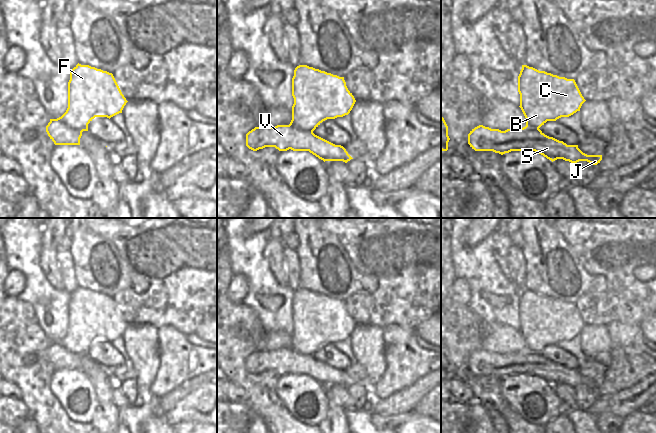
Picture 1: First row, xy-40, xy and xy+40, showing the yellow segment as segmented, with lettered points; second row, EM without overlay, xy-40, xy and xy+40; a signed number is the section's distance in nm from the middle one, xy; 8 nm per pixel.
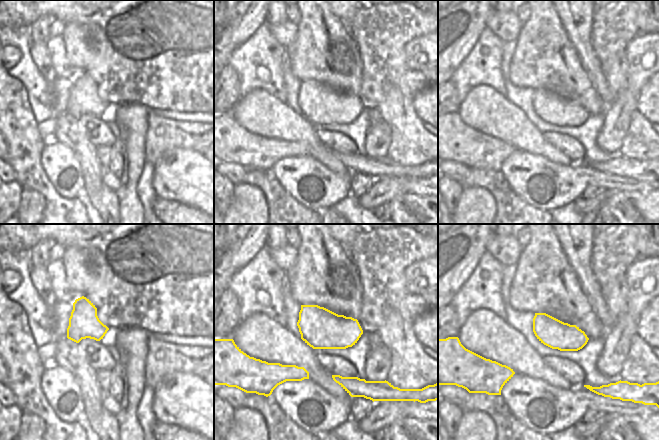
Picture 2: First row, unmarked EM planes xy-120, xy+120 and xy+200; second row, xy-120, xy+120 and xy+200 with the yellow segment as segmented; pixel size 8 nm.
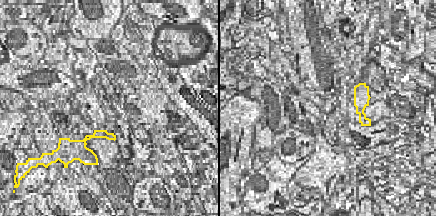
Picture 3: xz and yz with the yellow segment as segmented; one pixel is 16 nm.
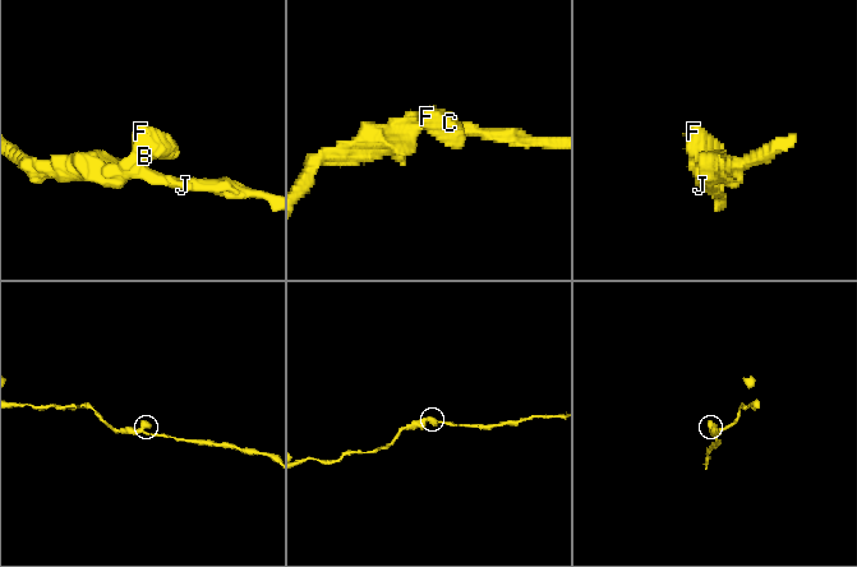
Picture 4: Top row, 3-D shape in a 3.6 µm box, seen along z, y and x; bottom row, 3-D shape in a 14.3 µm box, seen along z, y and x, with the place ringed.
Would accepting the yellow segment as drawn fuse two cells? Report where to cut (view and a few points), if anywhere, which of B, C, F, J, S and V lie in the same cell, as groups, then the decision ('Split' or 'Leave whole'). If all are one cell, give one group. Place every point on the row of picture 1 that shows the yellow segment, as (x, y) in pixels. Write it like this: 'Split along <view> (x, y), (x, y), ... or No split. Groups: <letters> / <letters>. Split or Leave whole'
No split. Groups: B C F J S V. Leave whole.

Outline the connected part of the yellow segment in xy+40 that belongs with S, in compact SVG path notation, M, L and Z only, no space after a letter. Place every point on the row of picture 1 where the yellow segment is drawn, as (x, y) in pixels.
M522 65L518 76L518 92L519 107L526 118L526 126L501 131L479 125L468 134L468 144L472 149L501 155L511 151L535 151L552 162L563 159L571 163L600 163L602 155L587 155L578 145L567 145L539 129L547 121L556 121L580 111L586 100L574 79Z

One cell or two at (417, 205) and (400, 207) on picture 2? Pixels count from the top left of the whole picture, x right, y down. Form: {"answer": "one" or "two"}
{"answer": "one"}

